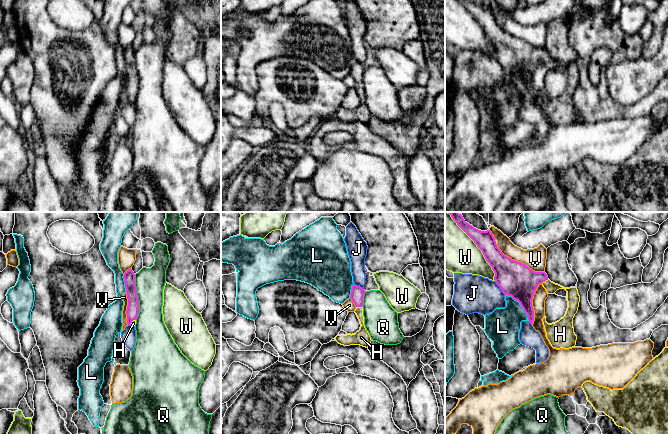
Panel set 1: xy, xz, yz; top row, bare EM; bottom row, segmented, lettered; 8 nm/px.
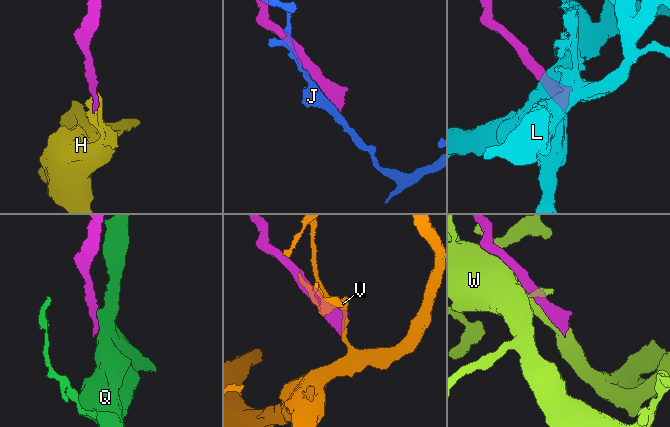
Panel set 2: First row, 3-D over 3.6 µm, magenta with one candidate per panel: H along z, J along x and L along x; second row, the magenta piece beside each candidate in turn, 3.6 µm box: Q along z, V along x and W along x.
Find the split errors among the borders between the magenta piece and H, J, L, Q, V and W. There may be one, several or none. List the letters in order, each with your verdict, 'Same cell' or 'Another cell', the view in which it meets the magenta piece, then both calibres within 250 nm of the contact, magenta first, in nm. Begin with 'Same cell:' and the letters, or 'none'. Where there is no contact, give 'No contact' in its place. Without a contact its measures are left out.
Same cell: H
H: Same cell. Touches magenta in xz. Thickness 110 nm (magenta) against 120 nm
J: Another cell. Touches magenta in yz. Thickness 280 nm (magenta) against 300 nm
L: Another cell. Touches magenta in yz. Thickness 280 nm (magenta) against 280 nm
Q: Another cell. Touches magenta in xy. Thickness 100 nm (magenta) against 240 nm
V: Another cell. Touches magenta in yz. Thickness 280 nm (magenta) against 170 nm
W: Another cell. Touches magenta in yz. Thickness 160 nm (magenta) against 380 nm

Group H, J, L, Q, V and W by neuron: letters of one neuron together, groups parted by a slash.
H / J / L / Q / V / W

